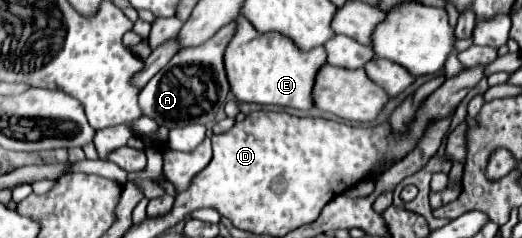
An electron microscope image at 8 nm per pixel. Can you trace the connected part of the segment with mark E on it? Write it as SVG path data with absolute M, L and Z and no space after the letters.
M235 18L237 28L227 44L223 64L227 70L227 80L231 84L231 92L239 102L255 102L255 104L275 104L289 106L297 110L309 110L313 78L317 70L327 62L323 46L311 48L303 52L297 48L291 38L285 38L277 32L257 32L247 18Z

